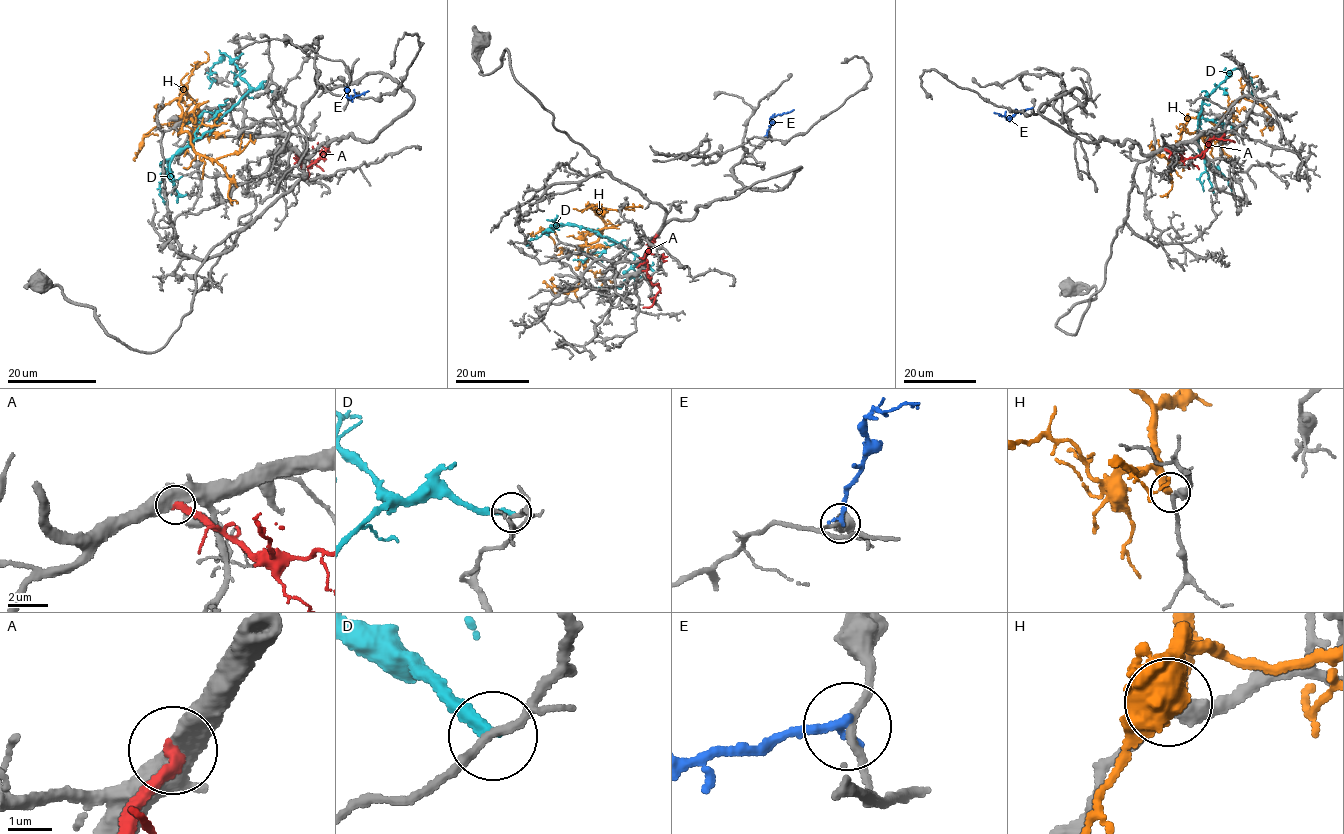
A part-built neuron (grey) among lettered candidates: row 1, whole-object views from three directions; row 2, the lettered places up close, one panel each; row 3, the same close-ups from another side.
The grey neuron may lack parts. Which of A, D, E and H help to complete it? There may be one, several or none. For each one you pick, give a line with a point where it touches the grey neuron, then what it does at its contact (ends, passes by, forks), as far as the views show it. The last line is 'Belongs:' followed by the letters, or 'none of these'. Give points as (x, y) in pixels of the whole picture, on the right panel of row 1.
Belongs: none of these

